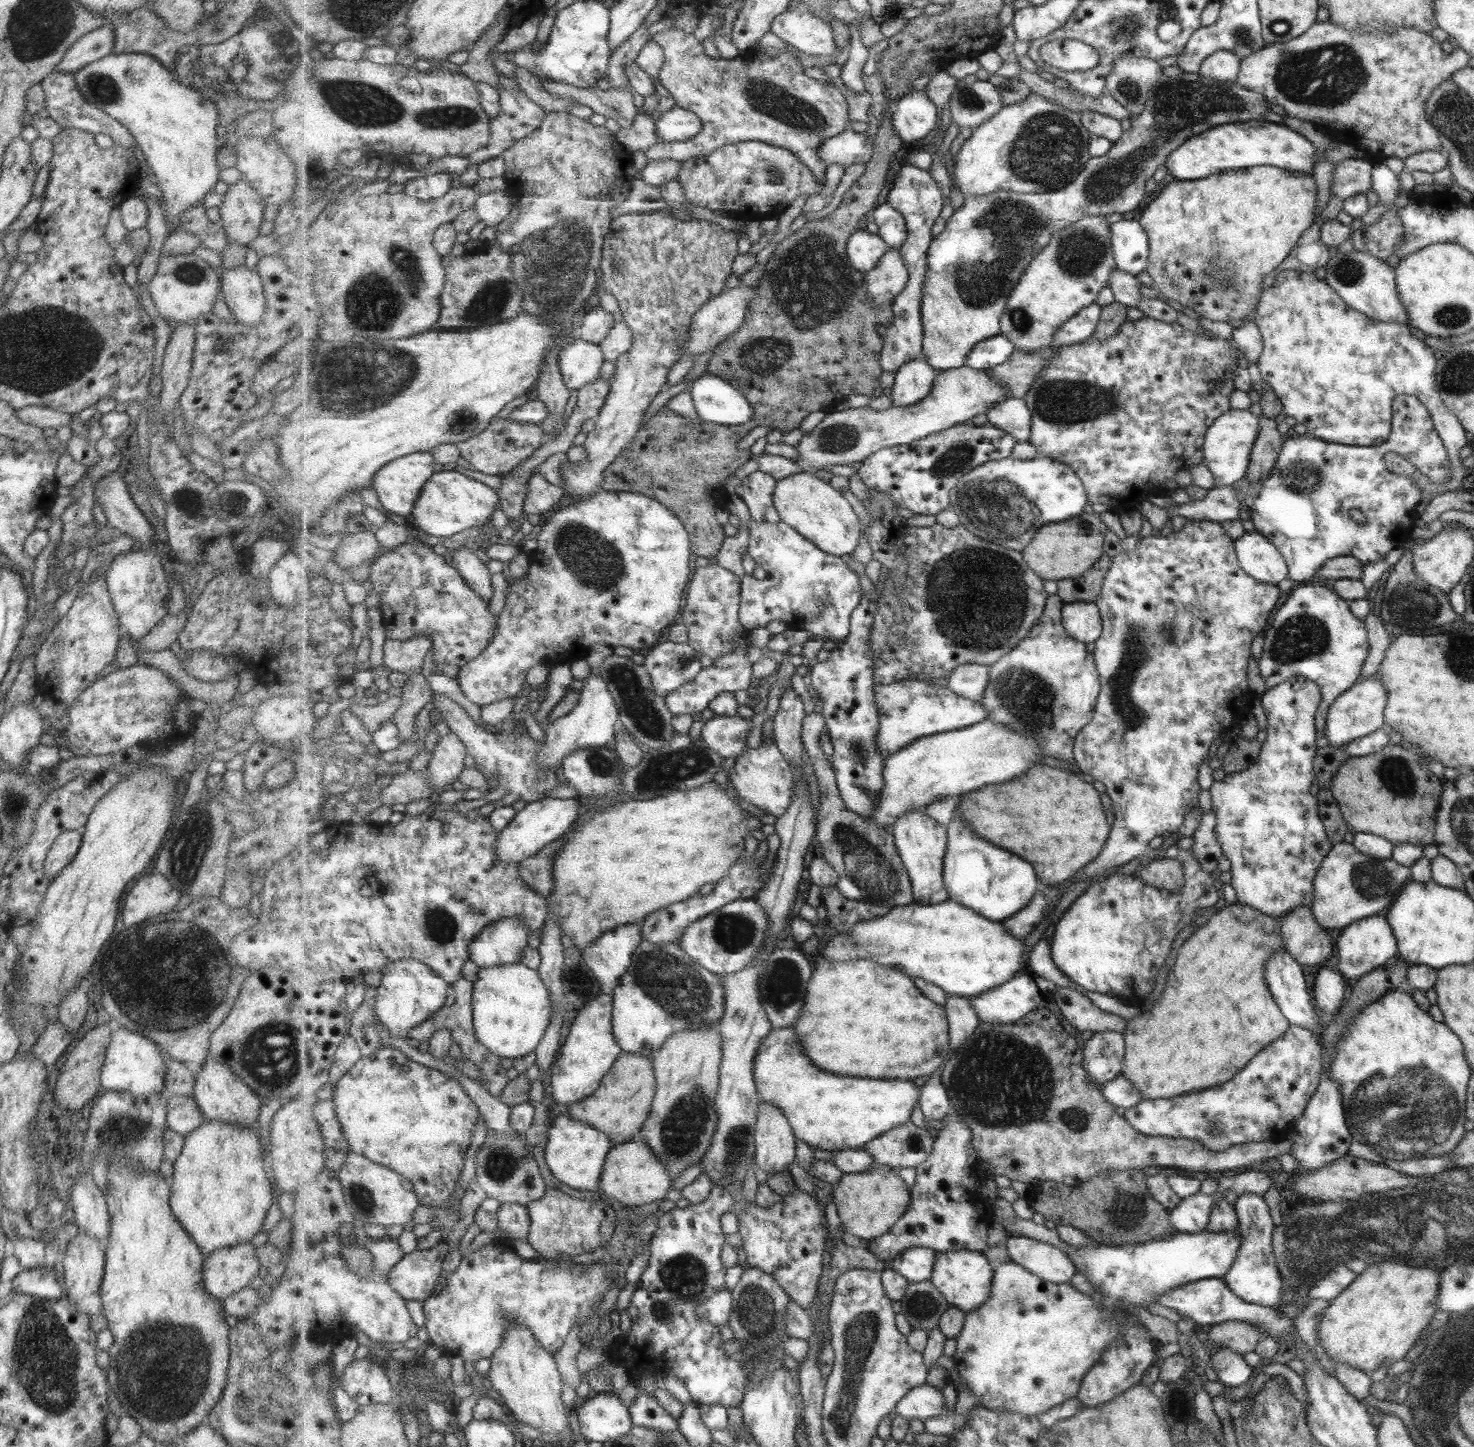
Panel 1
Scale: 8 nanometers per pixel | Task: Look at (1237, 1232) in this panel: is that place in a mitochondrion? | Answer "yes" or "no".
no

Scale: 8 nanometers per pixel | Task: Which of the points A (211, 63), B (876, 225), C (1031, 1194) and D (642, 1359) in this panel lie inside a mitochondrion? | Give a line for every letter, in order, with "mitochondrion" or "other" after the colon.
A: mitochondrion
B: other
C: other
D: other

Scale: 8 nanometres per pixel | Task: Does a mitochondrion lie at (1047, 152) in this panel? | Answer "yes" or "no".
yes

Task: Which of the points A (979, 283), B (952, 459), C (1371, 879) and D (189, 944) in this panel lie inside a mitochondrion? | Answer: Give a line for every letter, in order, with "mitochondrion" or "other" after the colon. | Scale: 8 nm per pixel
A: mitochondrion
B: mitochondrion
C: mitochondrion
D: mitochondrion

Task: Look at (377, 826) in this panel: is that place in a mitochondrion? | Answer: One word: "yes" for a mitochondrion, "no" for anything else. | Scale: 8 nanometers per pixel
no

